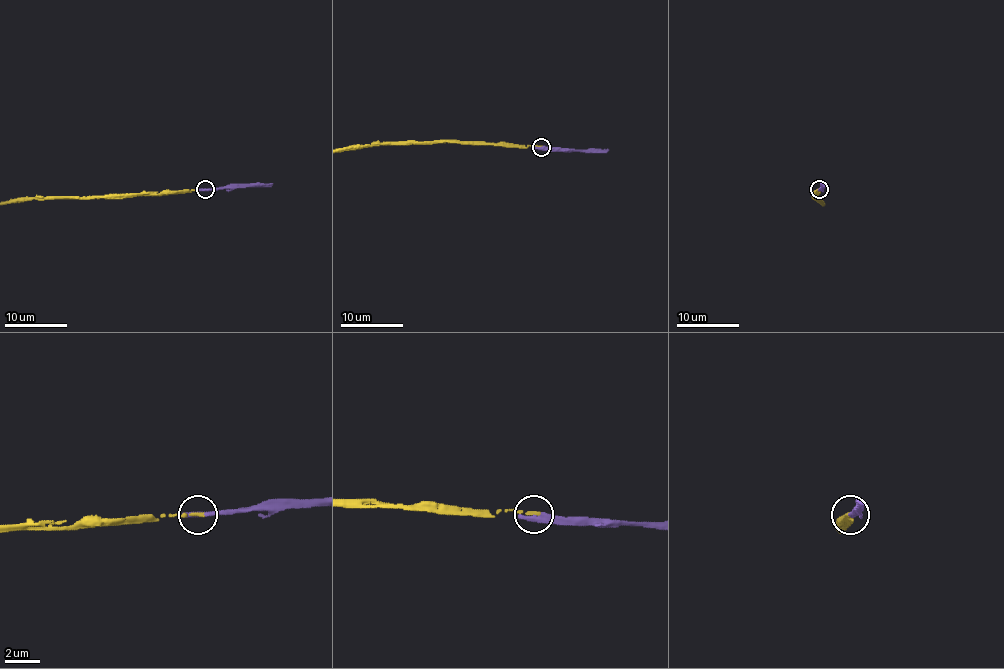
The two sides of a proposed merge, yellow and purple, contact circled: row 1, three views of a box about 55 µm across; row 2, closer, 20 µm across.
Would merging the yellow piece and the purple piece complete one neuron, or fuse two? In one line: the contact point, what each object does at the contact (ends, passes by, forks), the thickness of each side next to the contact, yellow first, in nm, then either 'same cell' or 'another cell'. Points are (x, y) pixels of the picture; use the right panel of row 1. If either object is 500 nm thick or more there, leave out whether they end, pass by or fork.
place (819, 189); yellow ends; purple ends; calibres 200 and 400 nm; same cell

